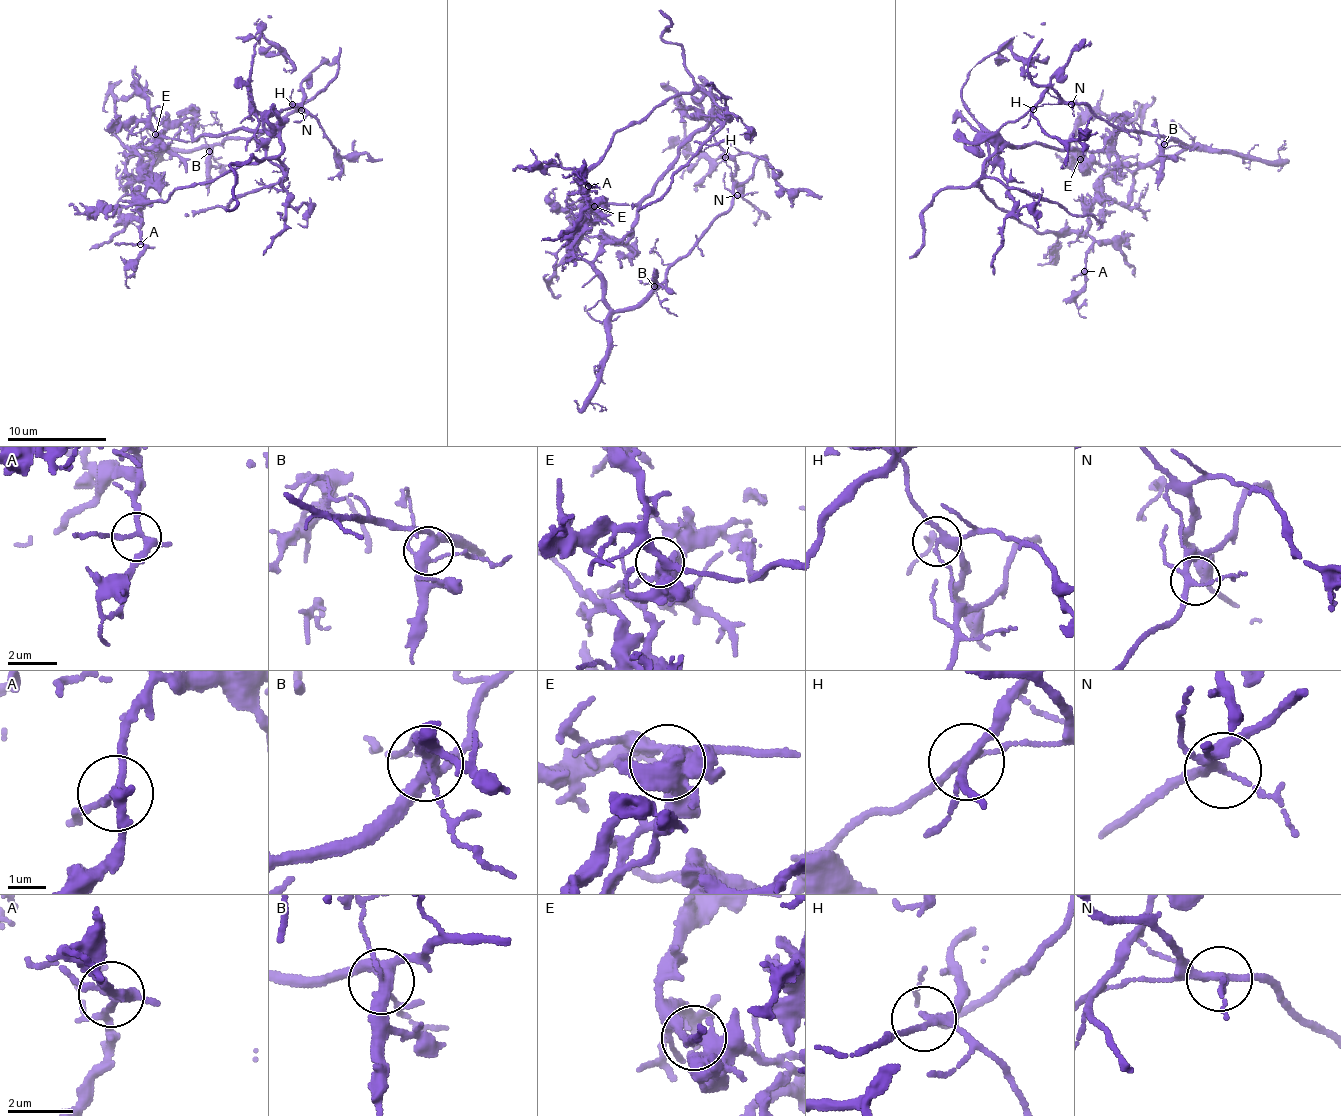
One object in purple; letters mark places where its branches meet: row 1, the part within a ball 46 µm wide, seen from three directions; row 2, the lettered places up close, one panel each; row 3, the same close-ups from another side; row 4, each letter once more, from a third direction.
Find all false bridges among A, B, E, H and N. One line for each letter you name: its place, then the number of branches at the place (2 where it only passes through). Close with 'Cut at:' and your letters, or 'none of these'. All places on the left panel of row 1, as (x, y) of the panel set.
H: at (292, 104); 4 branches meet
Cut at: H

